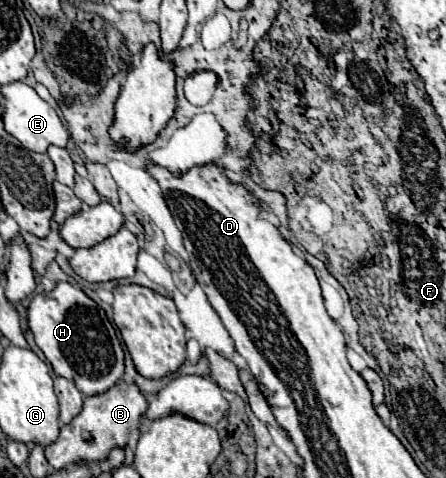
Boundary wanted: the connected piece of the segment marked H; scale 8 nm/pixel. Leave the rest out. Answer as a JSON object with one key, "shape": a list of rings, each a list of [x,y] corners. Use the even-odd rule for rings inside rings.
{"shape":[[[58,283],[50,293],[38,293],[28,307],[28,325],[36,345],[60,377],[76,383],[82,395],[98,395],[124,375],[124,353],[106,313],[76,285]]]}

